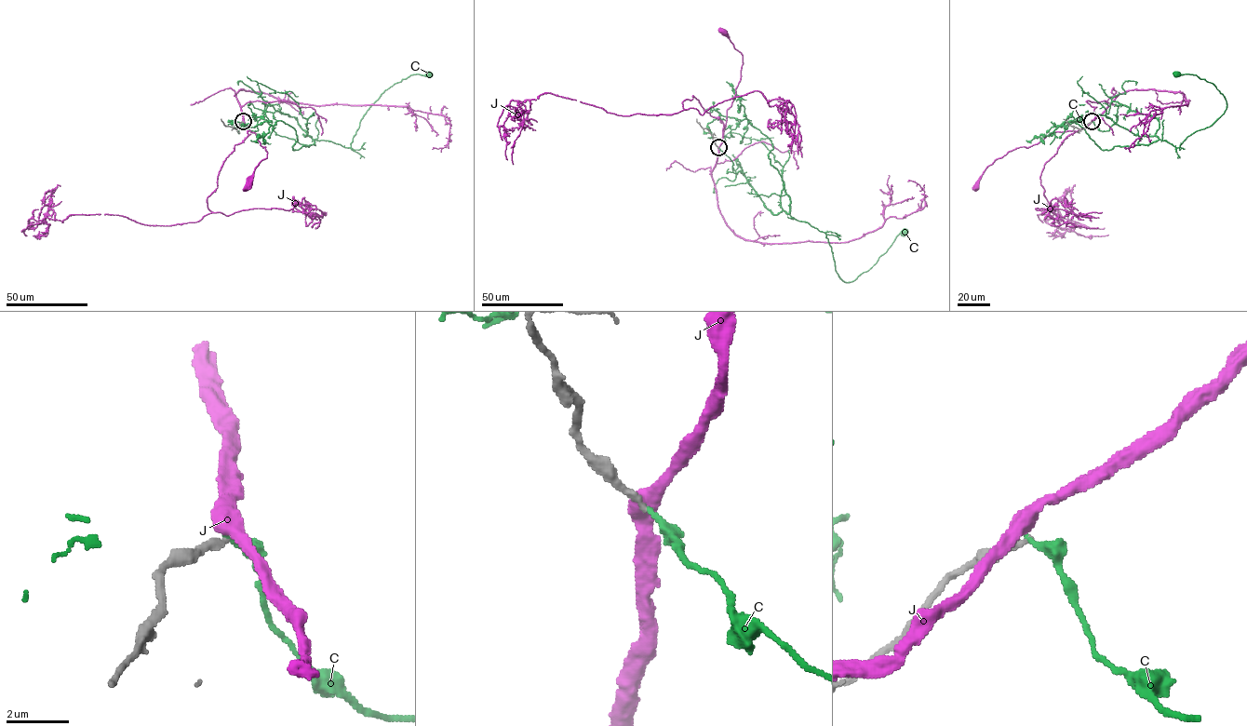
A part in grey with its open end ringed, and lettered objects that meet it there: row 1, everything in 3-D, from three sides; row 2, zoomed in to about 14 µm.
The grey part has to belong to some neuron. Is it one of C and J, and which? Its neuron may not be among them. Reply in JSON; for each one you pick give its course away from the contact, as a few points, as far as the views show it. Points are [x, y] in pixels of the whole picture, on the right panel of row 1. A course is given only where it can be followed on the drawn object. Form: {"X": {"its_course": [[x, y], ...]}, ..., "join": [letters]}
{"join": []}

